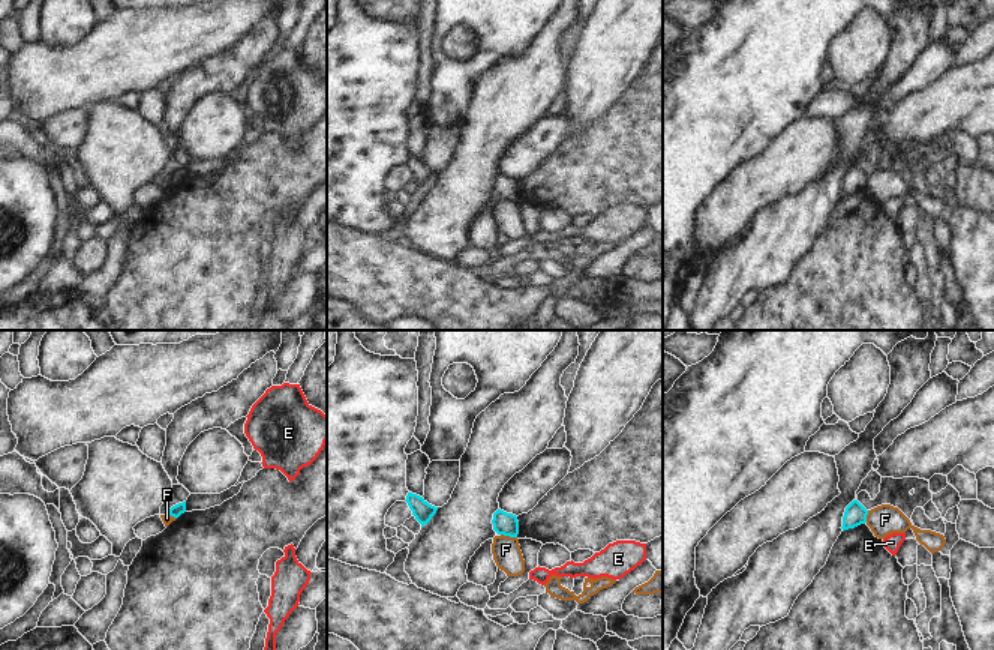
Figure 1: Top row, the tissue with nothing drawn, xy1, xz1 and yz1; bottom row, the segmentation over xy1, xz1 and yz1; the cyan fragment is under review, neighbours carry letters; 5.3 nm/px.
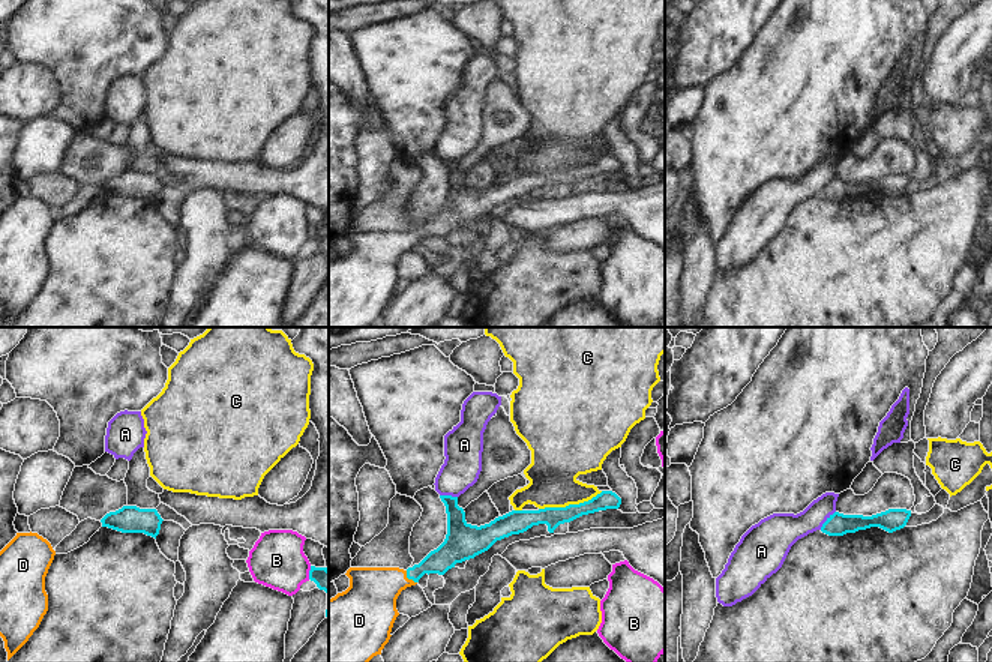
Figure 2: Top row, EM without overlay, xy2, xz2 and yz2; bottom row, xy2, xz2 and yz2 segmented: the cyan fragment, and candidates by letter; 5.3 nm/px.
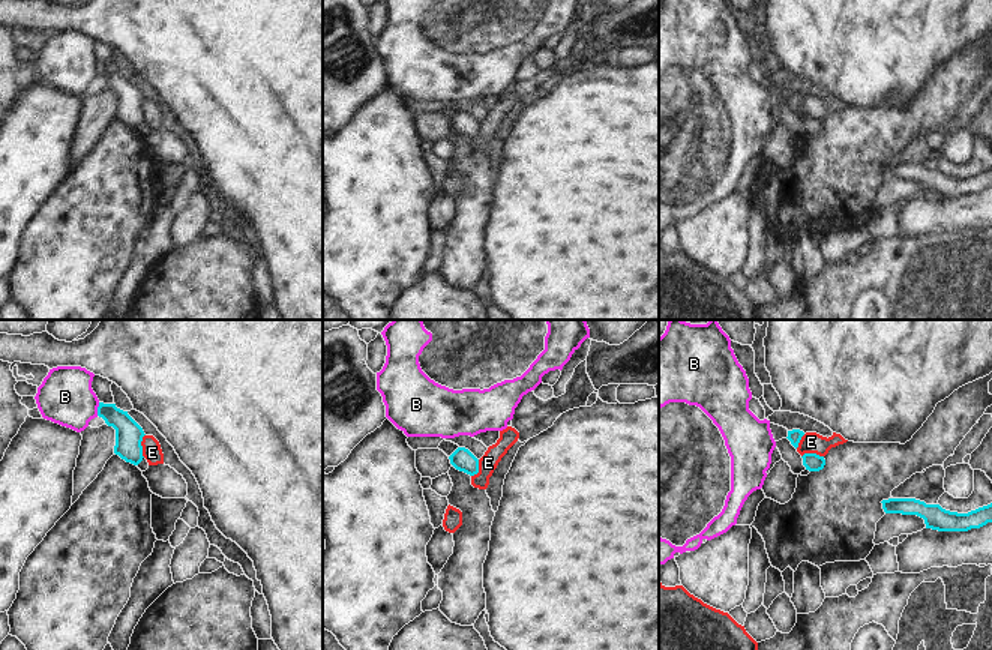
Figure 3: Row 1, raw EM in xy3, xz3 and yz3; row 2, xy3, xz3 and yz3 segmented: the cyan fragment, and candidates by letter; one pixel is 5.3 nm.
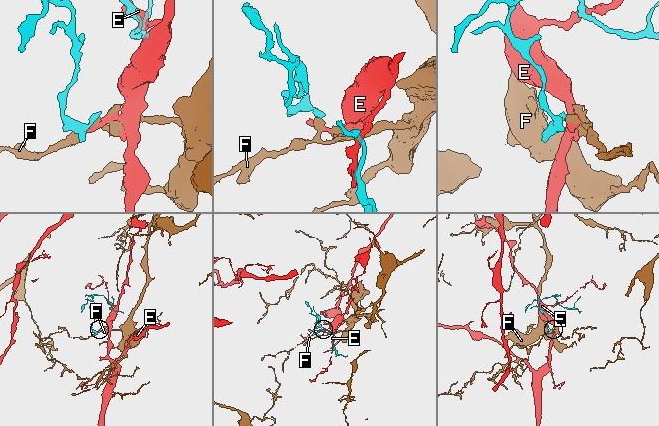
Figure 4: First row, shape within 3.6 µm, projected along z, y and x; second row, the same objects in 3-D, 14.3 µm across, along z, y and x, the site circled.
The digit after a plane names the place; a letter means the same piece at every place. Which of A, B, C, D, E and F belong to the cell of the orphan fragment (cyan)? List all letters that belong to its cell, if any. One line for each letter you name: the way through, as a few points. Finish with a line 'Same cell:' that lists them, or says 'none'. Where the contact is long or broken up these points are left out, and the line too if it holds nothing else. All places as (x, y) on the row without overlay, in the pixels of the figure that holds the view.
D: runs through xz2 (447, 218), (408, 242), (393, 243), (369, 267)
Same cell: D

